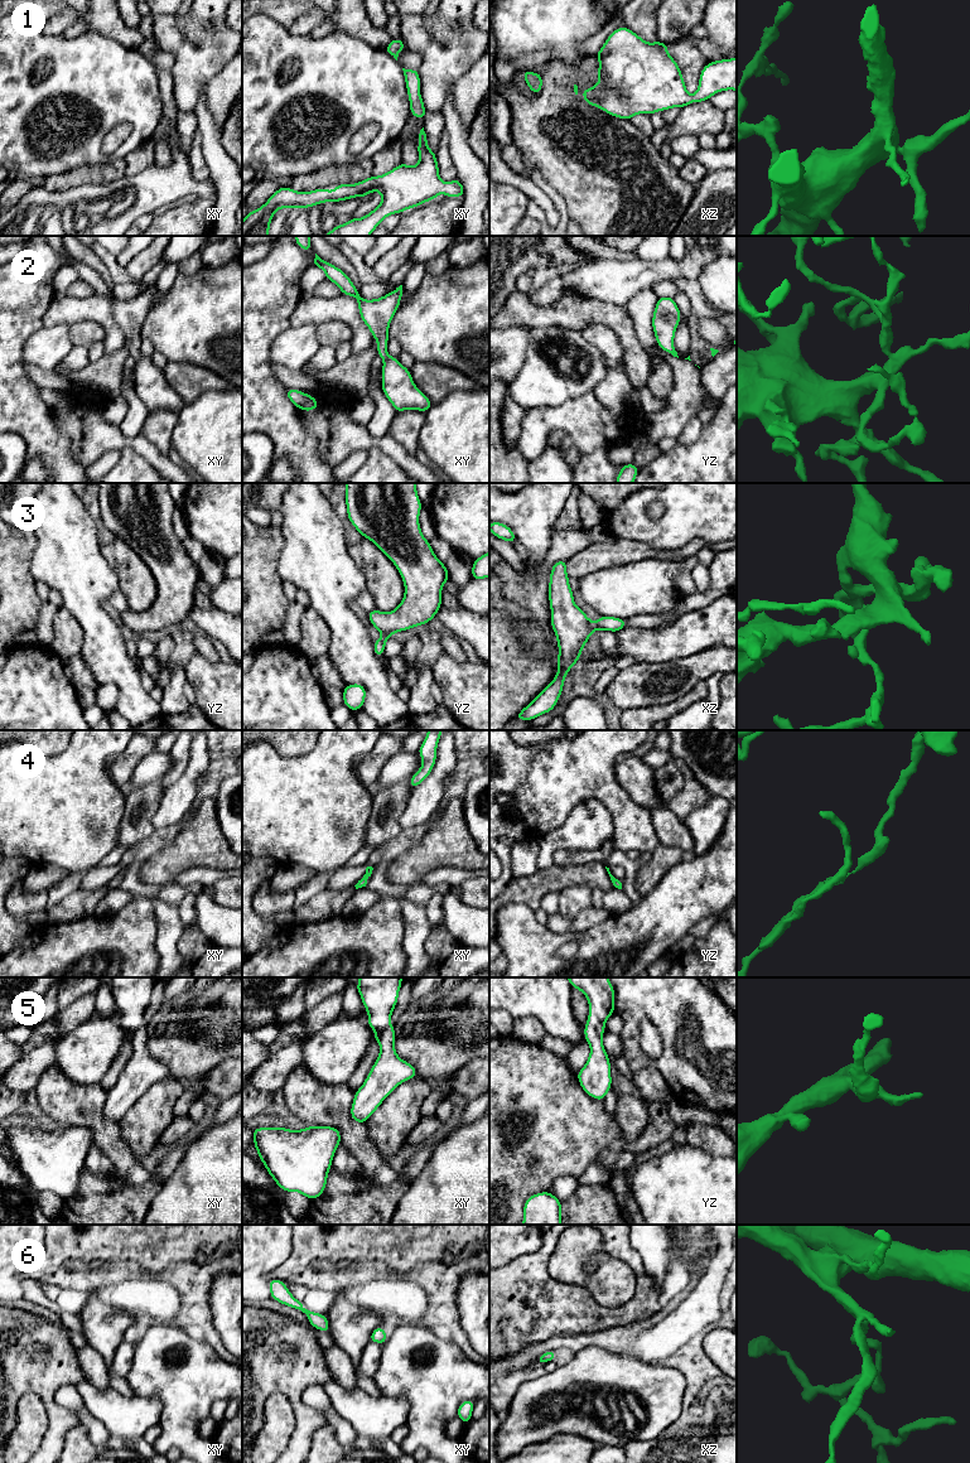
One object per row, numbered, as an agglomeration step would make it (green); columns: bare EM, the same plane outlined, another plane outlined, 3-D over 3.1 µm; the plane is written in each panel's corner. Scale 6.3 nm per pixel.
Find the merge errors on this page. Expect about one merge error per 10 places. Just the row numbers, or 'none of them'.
3

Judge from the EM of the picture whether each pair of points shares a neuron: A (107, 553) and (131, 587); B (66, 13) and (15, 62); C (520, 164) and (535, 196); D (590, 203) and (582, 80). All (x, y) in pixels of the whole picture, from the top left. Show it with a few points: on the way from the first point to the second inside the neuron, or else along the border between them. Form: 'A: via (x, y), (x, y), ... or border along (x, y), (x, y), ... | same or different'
A: via (116, 561), (131, 578) | same
B: border along (49, 33), (61, 34) | different
C: border along (502, 158), (519, 175) | different
D: via (590, 170), (590, 159), (569, 136), (569, 106) | same

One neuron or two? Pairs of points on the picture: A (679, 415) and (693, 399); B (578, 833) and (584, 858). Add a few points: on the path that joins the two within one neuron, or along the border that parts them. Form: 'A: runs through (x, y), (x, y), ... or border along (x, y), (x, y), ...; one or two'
A: runs through (680, 411), (689, 402); one
B: border along (609, 839), (590, 850), (559, 849), (554, 860); two

